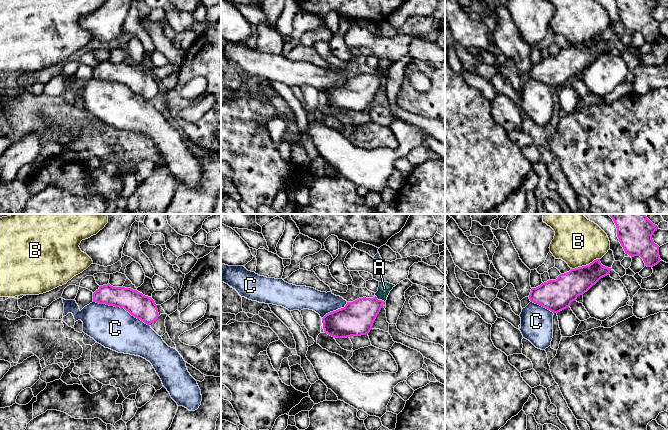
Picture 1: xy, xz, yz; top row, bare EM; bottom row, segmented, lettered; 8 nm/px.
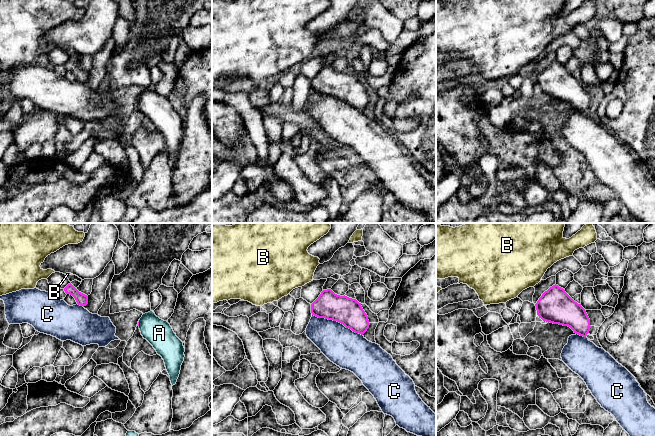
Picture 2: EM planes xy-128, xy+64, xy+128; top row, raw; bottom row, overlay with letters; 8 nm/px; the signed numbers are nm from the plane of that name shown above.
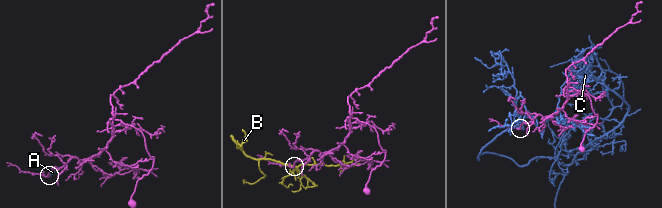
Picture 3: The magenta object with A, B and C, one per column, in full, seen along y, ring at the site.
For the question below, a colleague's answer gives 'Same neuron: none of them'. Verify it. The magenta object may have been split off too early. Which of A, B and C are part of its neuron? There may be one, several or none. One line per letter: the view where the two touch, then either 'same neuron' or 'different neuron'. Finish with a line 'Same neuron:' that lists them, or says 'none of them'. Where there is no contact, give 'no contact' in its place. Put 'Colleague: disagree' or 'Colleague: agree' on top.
Colleague: disagree
A: xz | same neuron
B: yz | different neuron
C: xy | different neuron
Same neuron: A

